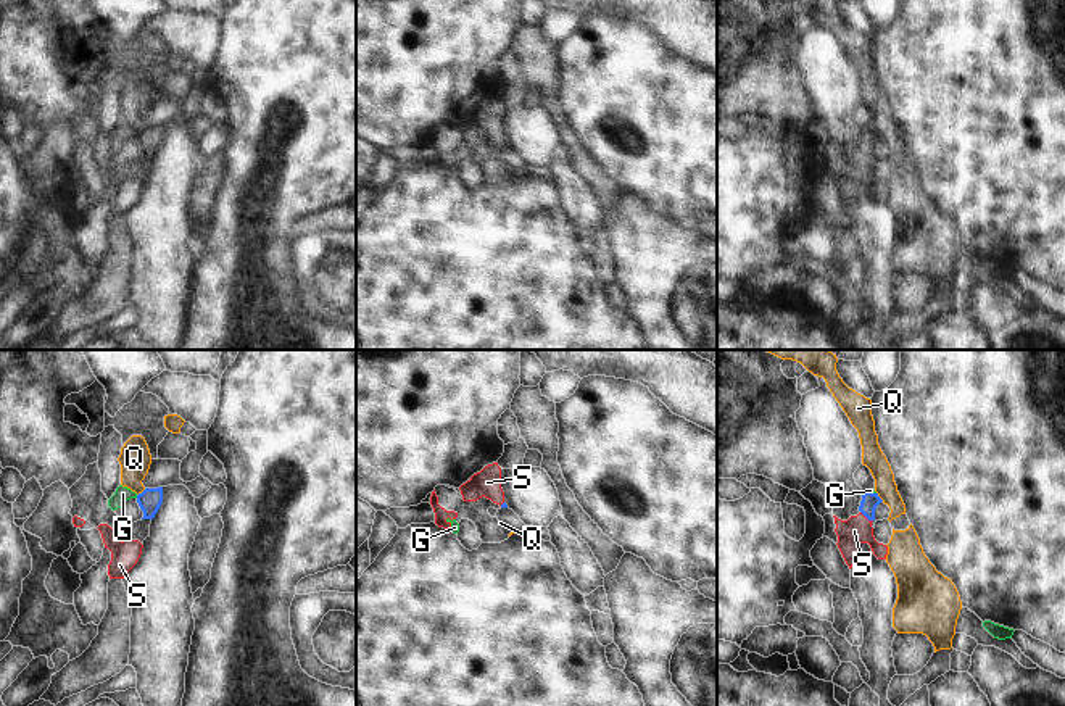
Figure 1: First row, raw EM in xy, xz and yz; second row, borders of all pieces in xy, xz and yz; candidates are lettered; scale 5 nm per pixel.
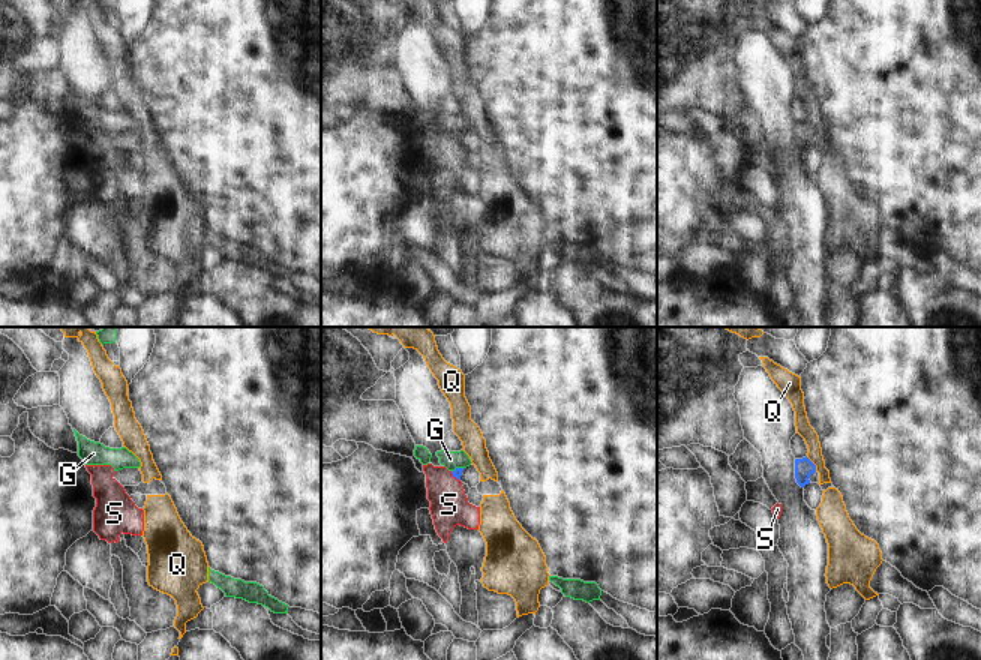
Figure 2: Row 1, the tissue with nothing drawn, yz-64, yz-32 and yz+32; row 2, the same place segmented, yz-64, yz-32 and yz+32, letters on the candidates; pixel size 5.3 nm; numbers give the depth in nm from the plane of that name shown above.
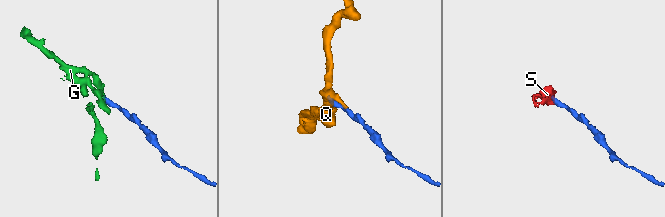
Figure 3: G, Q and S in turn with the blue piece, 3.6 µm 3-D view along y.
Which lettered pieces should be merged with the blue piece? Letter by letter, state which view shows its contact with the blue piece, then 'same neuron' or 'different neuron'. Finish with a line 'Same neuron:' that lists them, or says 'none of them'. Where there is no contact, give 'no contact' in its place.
G: meets blue in yz; different neuron
Q: meets blue in xy; different neuron
S: meets blue in yz; same neuron
Same neuron: S

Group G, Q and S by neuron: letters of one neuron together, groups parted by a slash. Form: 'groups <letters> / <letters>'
groups G / Q / S

